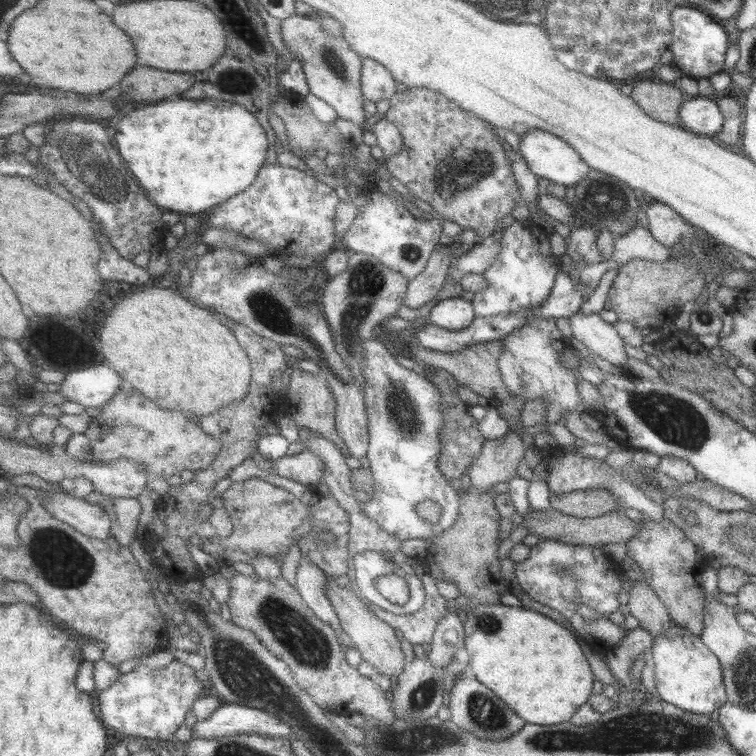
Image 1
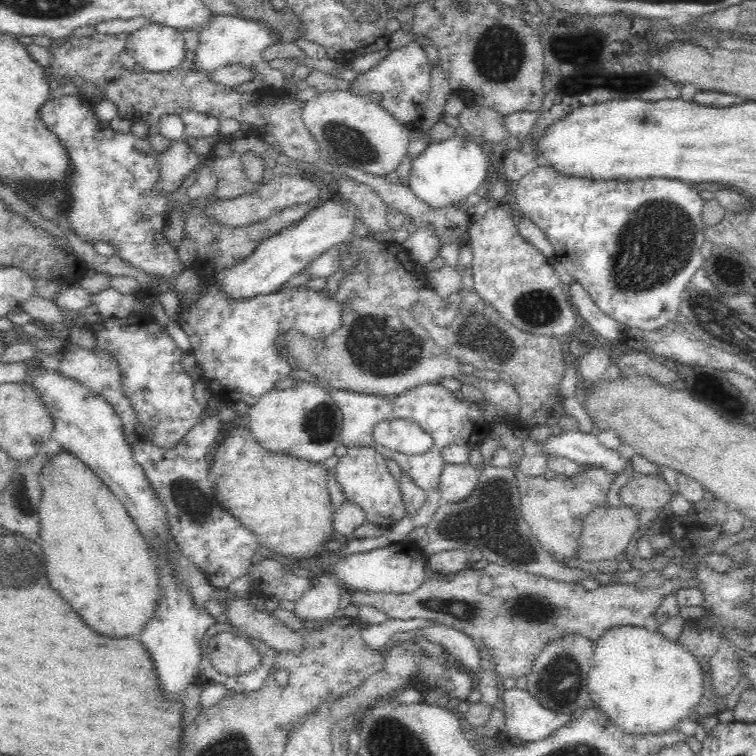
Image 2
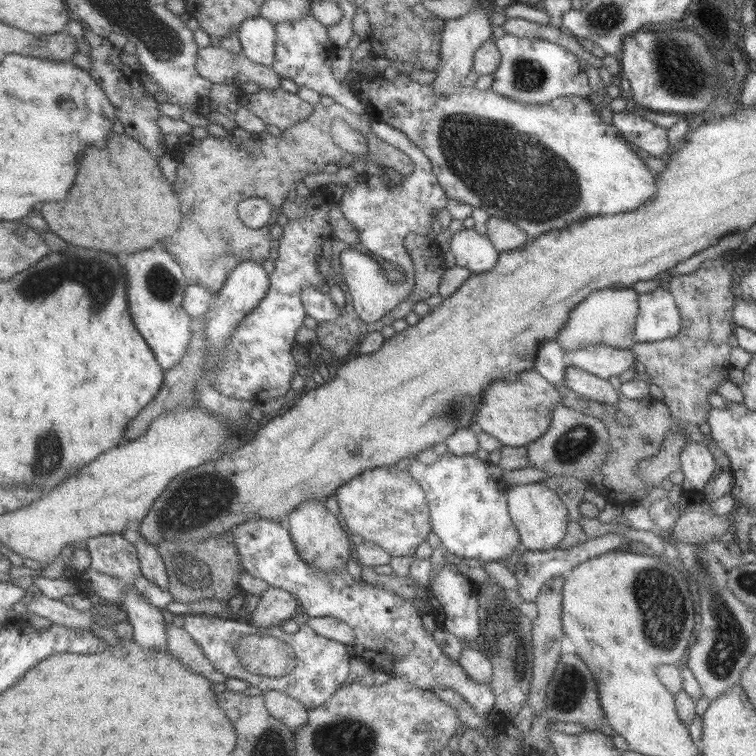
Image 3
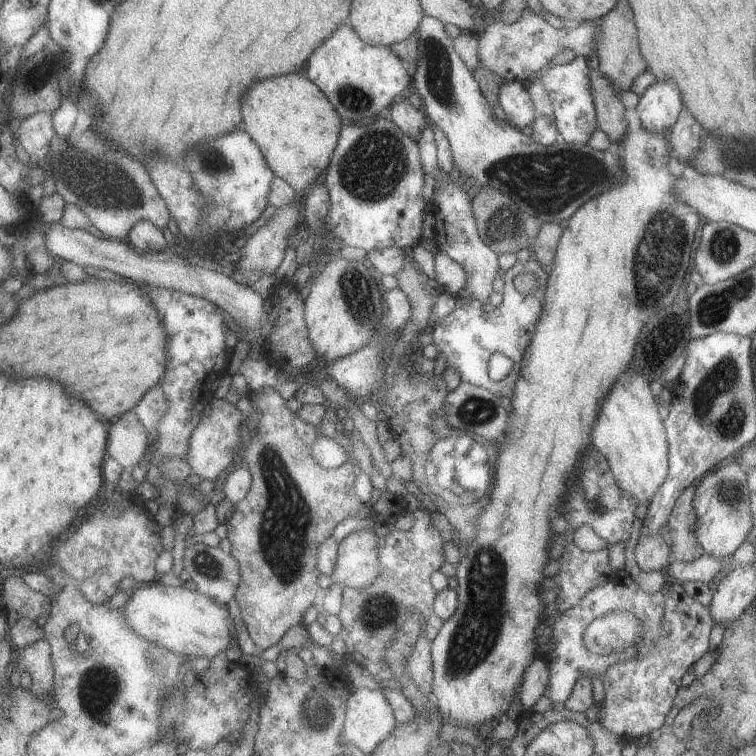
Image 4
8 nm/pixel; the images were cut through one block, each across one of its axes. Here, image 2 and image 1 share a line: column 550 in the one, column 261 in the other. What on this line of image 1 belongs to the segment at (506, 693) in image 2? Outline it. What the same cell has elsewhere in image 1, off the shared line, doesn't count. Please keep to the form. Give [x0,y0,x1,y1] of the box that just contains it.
[193,702,295,738]

